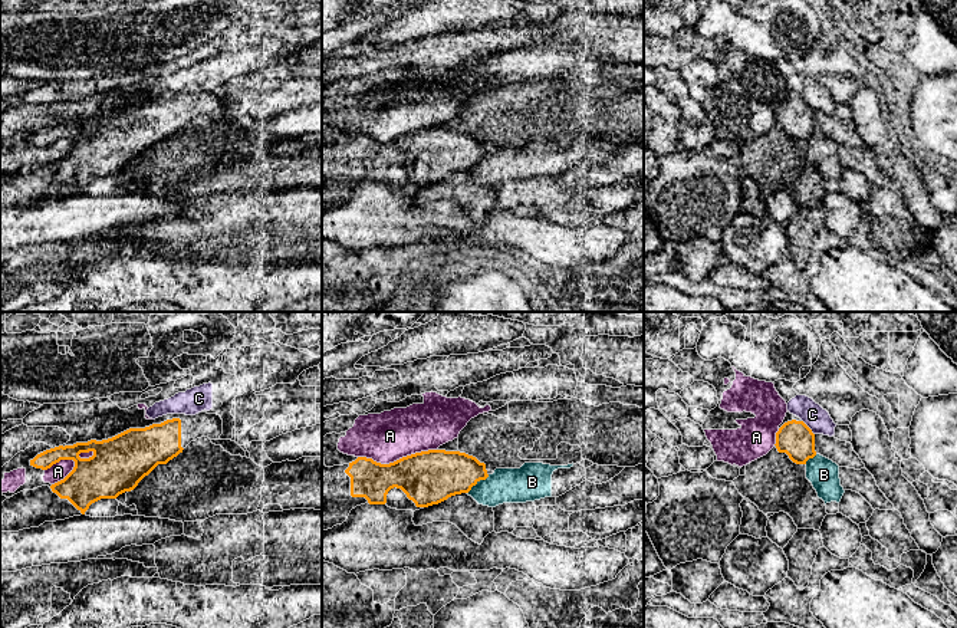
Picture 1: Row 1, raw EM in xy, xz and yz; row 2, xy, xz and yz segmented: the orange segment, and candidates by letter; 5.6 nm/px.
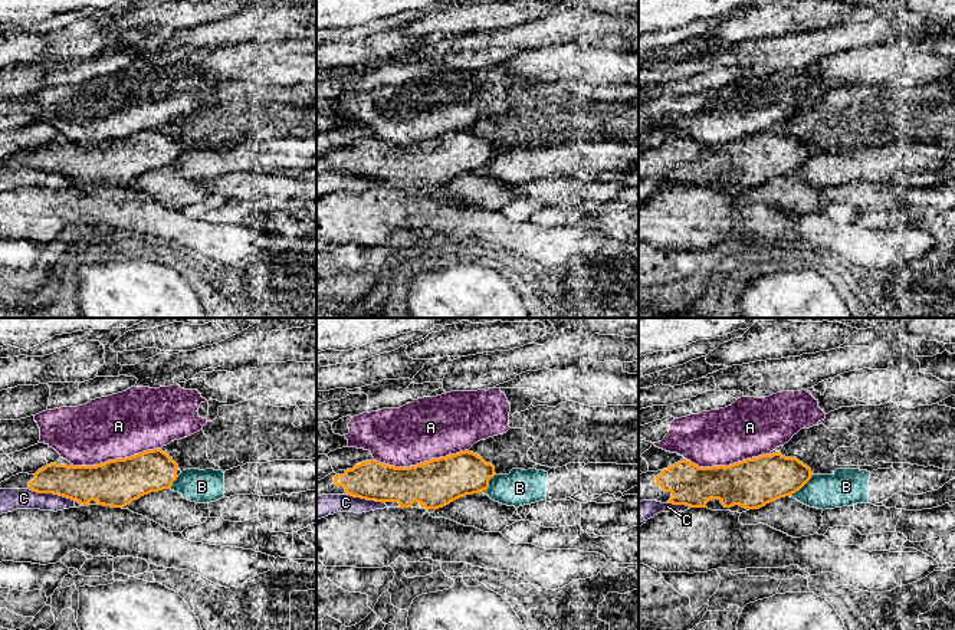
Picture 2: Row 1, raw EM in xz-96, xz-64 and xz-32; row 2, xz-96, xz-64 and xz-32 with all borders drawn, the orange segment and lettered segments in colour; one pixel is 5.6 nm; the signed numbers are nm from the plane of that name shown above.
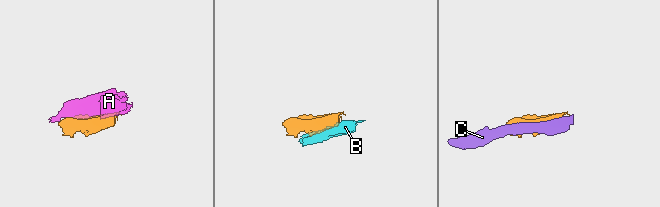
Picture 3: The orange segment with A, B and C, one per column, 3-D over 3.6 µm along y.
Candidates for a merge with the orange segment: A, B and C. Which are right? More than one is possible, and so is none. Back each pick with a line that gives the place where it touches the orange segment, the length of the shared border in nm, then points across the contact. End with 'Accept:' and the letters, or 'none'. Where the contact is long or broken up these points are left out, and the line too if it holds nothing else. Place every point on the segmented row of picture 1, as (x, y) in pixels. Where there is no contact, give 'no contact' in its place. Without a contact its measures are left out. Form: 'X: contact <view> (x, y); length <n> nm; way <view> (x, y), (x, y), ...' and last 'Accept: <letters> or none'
Accept: none

